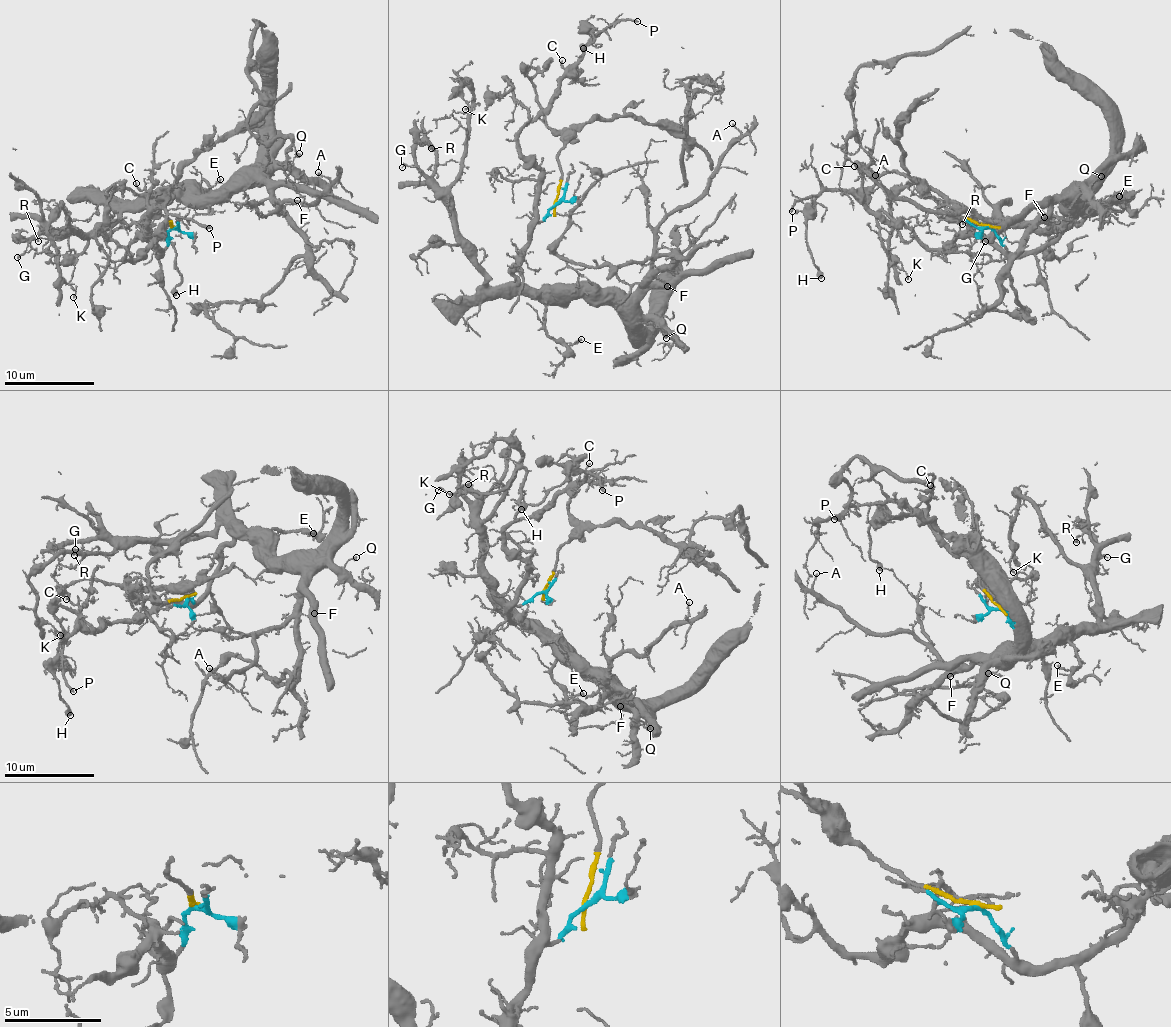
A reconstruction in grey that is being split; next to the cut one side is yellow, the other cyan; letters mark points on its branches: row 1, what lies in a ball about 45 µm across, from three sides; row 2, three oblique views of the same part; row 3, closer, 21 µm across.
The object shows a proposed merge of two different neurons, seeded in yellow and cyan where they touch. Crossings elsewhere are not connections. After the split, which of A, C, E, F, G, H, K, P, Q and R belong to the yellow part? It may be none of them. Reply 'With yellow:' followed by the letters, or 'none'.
With yellow: none

